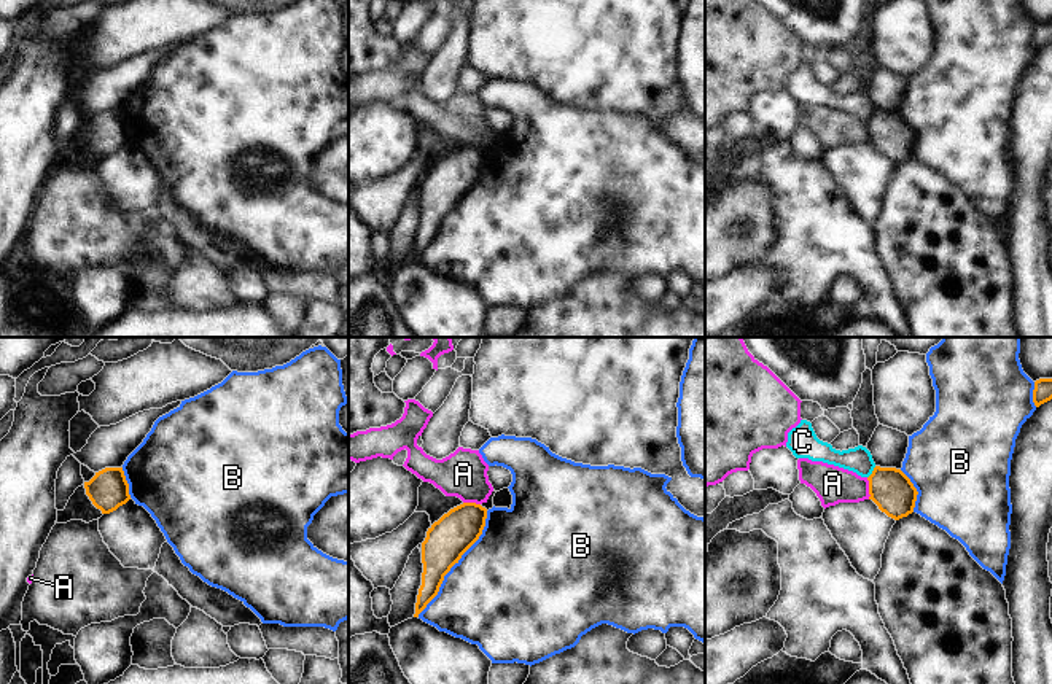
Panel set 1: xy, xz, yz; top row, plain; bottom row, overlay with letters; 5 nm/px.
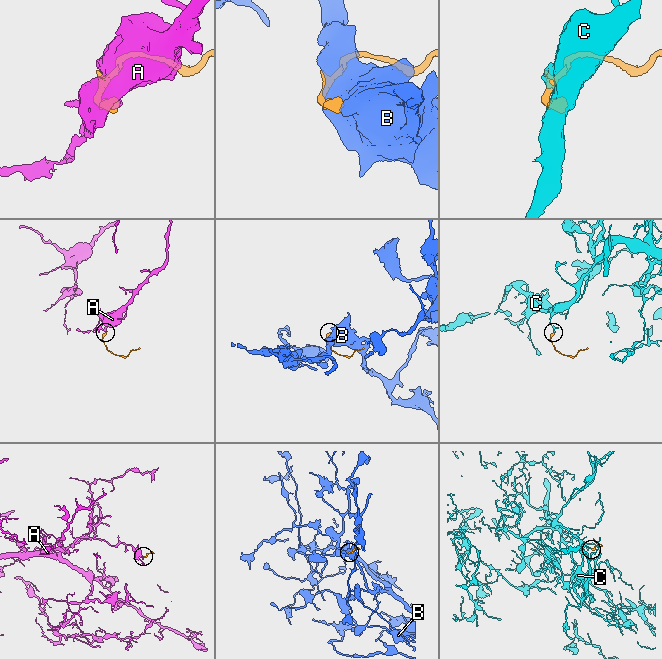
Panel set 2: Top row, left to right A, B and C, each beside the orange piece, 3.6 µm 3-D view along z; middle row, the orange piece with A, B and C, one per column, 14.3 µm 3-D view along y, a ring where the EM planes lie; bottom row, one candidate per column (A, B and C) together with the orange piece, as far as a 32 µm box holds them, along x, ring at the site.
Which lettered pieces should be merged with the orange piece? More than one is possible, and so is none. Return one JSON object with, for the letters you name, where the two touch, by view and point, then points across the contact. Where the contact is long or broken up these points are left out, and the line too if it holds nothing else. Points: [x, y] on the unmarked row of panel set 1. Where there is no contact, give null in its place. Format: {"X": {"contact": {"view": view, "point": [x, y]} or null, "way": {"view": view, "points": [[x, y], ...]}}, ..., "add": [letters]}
{"add": []}

